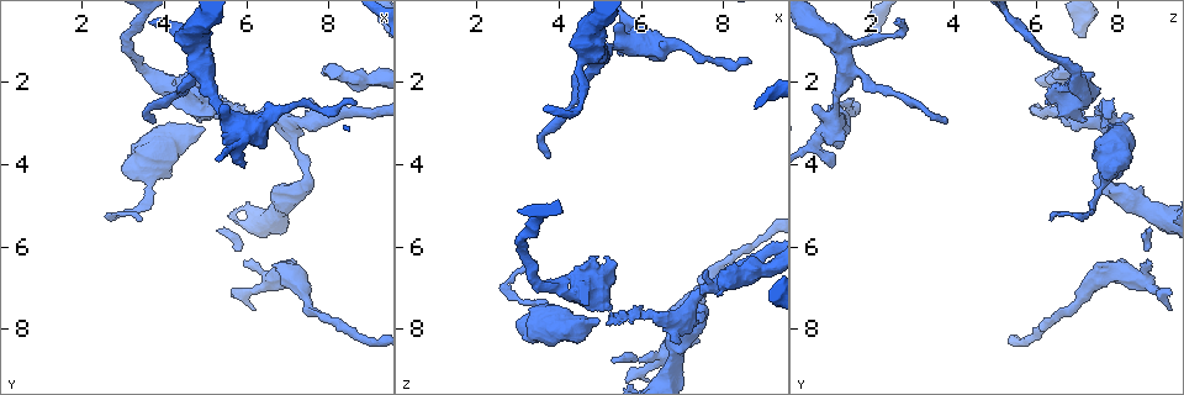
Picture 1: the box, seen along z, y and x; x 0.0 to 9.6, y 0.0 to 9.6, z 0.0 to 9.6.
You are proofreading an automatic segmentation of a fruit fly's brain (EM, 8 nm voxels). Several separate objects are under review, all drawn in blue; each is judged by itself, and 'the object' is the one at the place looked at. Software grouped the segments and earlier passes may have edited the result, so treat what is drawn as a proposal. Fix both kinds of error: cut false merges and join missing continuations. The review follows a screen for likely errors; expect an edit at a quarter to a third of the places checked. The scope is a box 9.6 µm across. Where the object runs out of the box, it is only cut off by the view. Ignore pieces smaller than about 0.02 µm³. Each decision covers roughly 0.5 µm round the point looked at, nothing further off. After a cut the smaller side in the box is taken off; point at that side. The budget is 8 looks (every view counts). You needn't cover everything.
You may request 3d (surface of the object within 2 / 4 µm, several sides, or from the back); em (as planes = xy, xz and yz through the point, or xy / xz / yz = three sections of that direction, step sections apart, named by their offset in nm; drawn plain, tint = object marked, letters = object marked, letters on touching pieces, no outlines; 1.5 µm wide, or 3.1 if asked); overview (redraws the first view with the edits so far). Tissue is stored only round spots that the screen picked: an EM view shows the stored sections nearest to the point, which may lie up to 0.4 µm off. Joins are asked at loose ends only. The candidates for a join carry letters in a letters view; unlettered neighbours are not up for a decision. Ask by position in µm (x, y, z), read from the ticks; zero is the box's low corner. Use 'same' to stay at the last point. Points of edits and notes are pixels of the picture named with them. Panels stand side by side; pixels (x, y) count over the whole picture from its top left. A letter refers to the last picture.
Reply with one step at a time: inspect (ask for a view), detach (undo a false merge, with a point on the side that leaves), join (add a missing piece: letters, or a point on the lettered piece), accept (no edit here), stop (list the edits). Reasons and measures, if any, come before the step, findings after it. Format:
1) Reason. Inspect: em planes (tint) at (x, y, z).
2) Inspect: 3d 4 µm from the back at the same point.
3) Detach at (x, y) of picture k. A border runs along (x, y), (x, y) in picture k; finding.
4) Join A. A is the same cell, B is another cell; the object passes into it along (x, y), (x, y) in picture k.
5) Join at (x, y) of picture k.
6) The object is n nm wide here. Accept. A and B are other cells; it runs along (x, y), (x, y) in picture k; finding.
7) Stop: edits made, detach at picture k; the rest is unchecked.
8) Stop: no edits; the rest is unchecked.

Long arm stops here. Inspect: 3d 4 µm at (7.80, 1.80, 7.20).

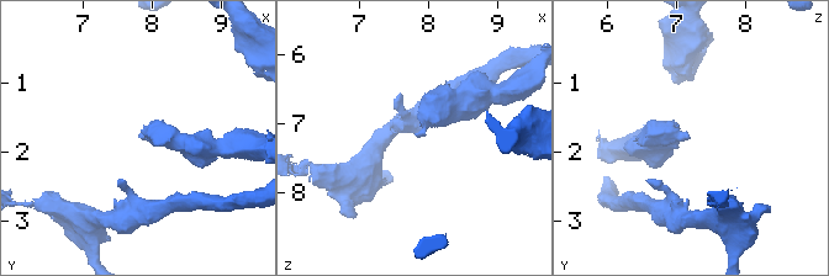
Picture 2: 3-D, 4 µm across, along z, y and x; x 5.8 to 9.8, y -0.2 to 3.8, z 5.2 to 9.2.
Inspect: em planes (letters) at (7.85, 1.80, 7.20).

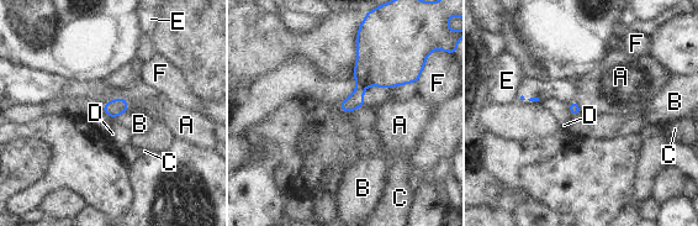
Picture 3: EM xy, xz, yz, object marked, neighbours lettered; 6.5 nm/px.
Accept. A, B, C, D, E and F are other cells; no lettered piece goes on from it.

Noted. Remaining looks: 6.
An open end. Inspect: 3d 2 µm at (5.00, 3.05, 7.75).

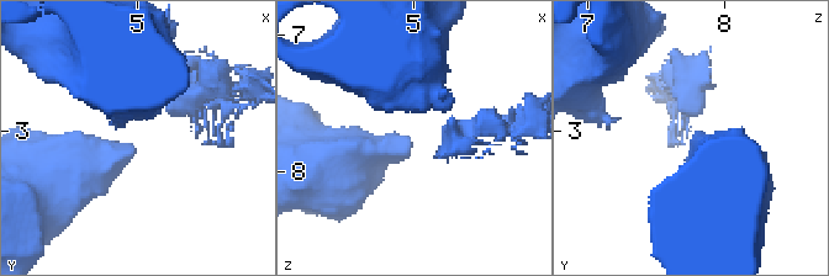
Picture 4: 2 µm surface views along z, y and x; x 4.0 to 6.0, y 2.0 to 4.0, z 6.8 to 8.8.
Now the EM. Inspect: em yz step 8 (letters) at (4.96, 3.10, 7.78).

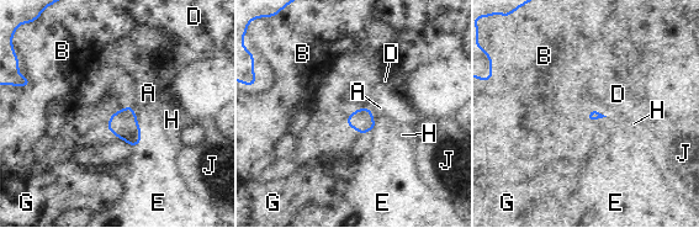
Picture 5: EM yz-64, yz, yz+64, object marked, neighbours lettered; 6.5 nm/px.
Inspect: em planes (letters) at the same point.

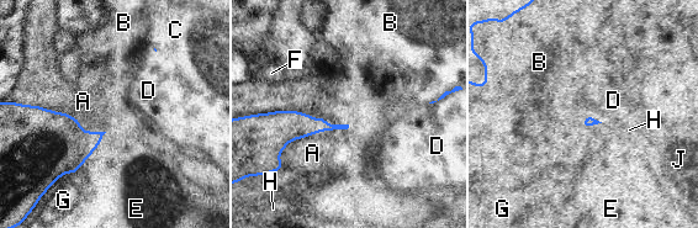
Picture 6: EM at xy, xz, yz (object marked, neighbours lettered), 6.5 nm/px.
Accept. A, B, C, D, E, F, G, H and J are other cells; a border runs along (591, 115), (602, 122) in picture 6; none of them fits.

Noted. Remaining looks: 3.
Tapers out. Inspect: em planes (letters) at (3.80, 3.00, 3.85).

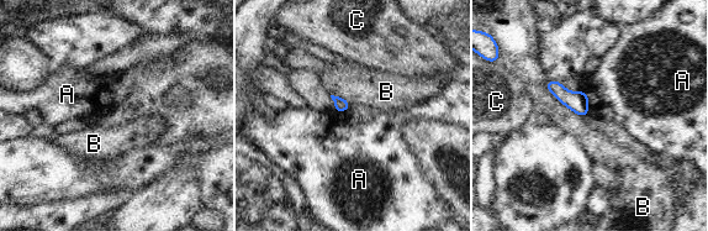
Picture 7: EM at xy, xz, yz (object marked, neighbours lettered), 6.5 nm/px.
Accept. A, B and C are other cells; a border runs along (585, 92), (588, 113) in picture 7; no lettered piece goes on from it.

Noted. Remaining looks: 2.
Stop: no edits; the rest is unchecked.

